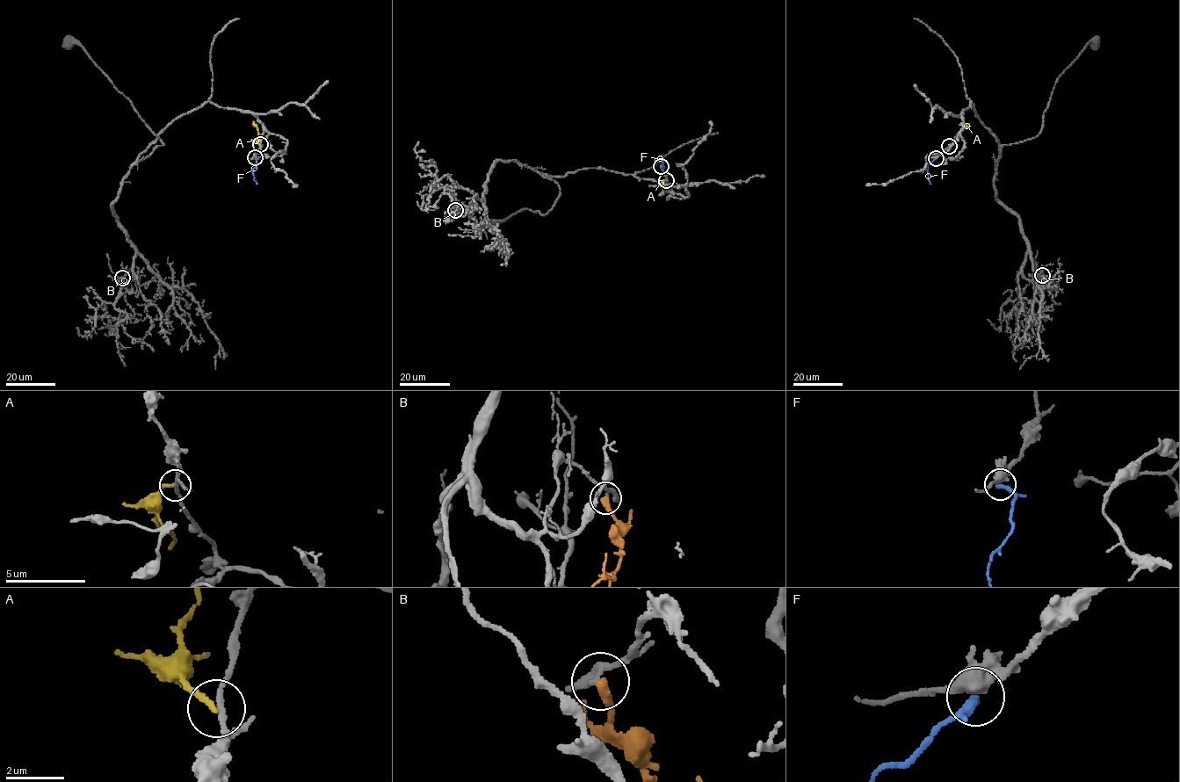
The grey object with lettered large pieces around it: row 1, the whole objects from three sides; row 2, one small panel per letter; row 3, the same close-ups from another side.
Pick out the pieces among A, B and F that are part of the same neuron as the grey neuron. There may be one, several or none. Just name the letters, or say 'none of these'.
none of these

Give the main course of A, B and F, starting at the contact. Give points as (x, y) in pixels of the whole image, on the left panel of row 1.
A: (259, 144), (252, 121)
B: (123, 278), (126, 287), (133, 292)
F: (255, 157), (256, 164), (252, 174), (256, 184)

